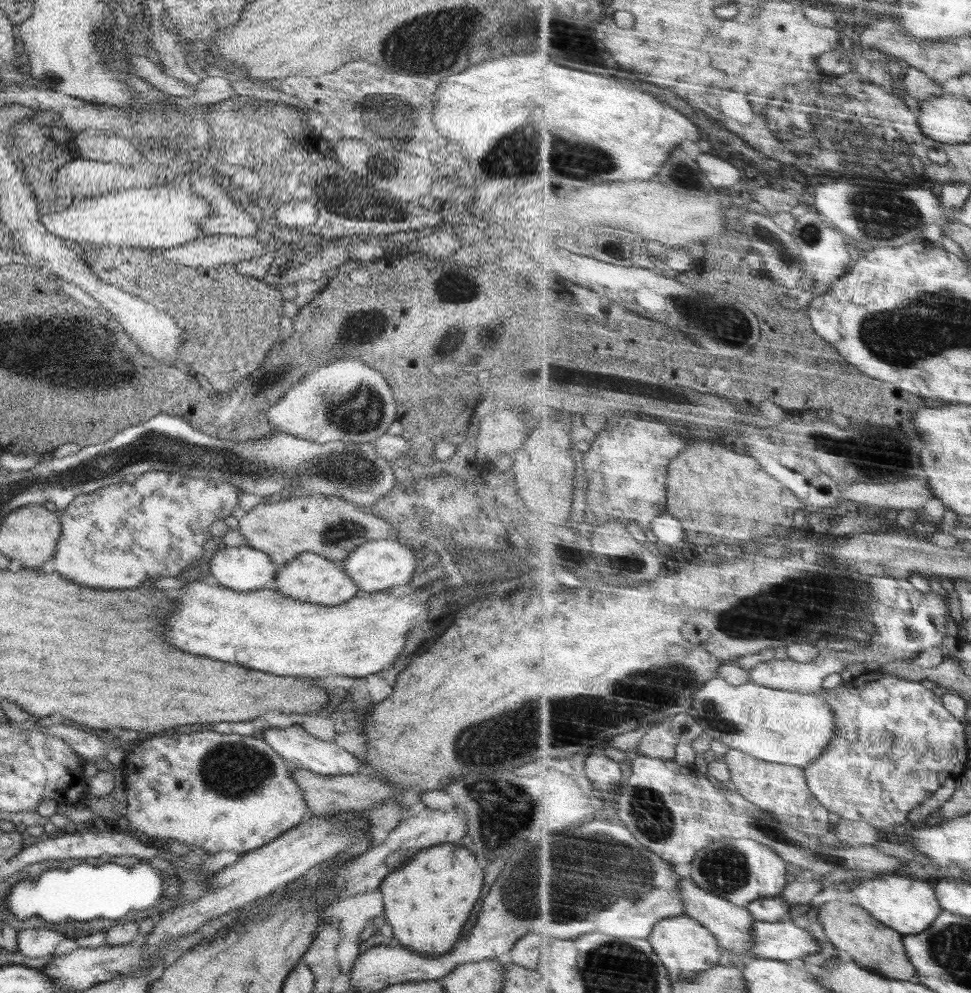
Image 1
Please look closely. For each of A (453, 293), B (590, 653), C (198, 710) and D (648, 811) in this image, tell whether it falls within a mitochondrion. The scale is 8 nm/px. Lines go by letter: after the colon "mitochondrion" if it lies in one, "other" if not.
A: other
B: other
C: other
D: mitochondrion

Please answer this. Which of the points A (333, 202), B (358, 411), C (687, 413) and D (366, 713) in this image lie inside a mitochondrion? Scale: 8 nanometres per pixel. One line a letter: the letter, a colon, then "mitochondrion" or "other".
A: other
B: mitochondrion
C: other
D: other

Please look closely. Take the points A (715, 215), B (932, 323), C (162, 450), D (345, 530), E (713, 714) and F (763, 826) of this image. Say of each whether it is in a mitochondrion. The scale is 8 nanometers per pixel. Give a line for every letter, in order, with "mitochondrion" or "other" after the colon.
A: other
B: mitochondrion
C: mitochondrion
D: mitochondrion
E: mitochondrion
F: mitochondrion

